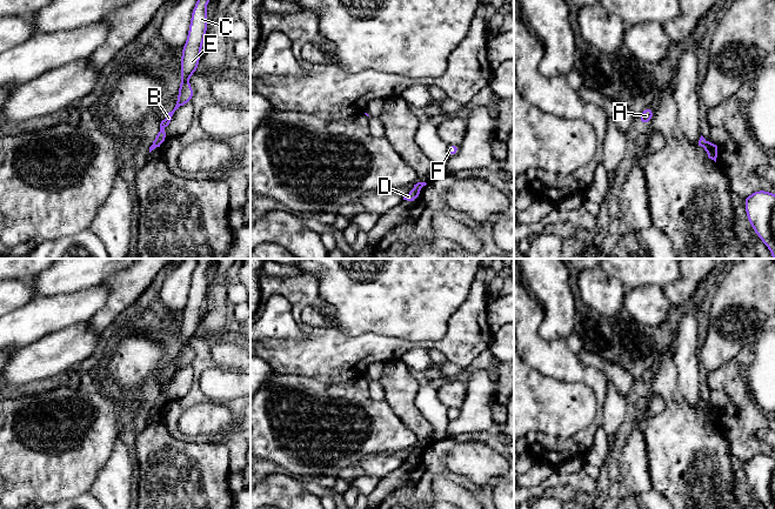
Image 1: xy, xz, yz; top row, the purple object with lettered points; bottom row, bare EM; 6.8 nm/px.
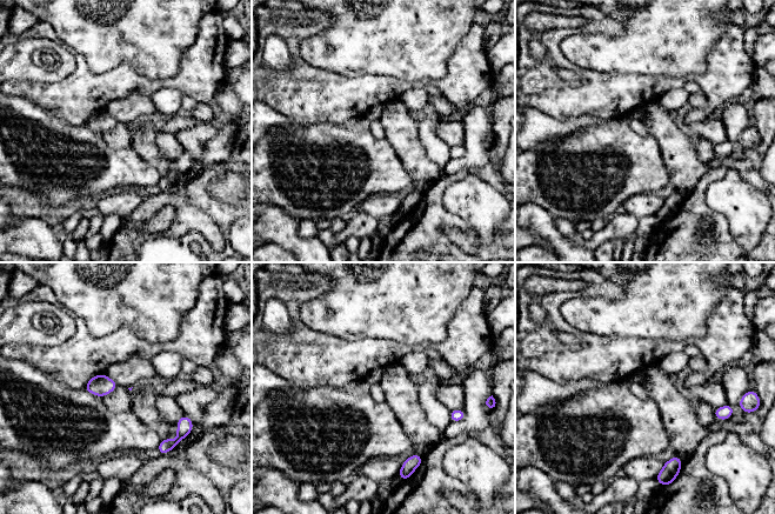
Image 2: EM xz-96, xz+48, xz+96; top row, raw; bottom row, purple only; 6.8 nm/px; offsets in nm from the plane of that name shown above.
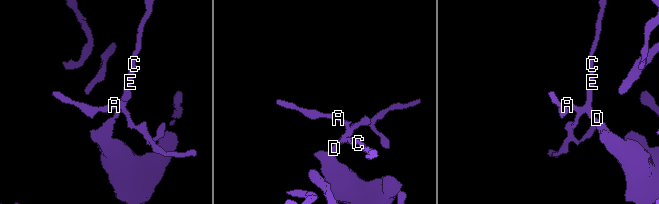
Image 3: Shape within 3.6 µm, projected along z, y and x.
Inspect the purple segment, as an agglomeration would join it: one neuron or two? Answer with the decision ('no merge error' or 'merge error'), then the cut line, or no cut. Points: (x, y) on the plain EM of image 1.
merge error; cut xz (416, 447), (420, 451)

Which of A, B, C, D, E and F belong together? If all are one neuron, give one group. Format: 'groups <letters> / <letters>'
groups A B C E F / D

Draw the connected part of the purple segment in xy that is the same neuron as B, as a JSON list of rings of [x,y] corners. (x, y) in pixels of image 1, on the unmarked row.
[[[199,259],[198,266],[192,274],[192,283],[189,288],[189,295],[187,304],[182,312],[181,319],[181,347],[178,354],[179,362],[172,375],[166,379],[166,382],[160,387],[160,394],[158,395],[153,409],[160,410],[167,402],[165,391],[169,388],[174,375],[186,367],[189,367],[194,354],[188,347],[189,340],[198,334],[198,328],[201,319],[201,309],[206,300],[206,293],[208,289],[208,281],[206,277],[206,270],[212,259]]]

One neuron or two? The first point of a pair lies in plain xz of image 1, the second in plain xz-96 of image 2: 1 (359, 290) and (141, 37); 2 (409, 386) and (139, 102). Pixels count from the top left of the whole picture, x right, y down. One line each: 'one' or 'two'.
1: one
2: two

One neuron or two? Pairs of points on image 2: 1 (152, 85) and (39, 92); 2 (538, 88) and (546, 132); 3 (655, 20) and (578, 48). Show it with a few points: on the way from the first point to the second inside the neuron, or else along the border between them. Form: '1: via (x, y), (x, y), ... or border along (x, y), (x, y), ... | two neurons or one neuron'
1: via (124, 85), (109, 85), (92, 92), (67, 92) | one neuron
2: border along (527, 108), (534, 108), (560, 120), (569, 119) | two neurons
3: via (636, 39), (625, 51), (596, 51) | one neuron

